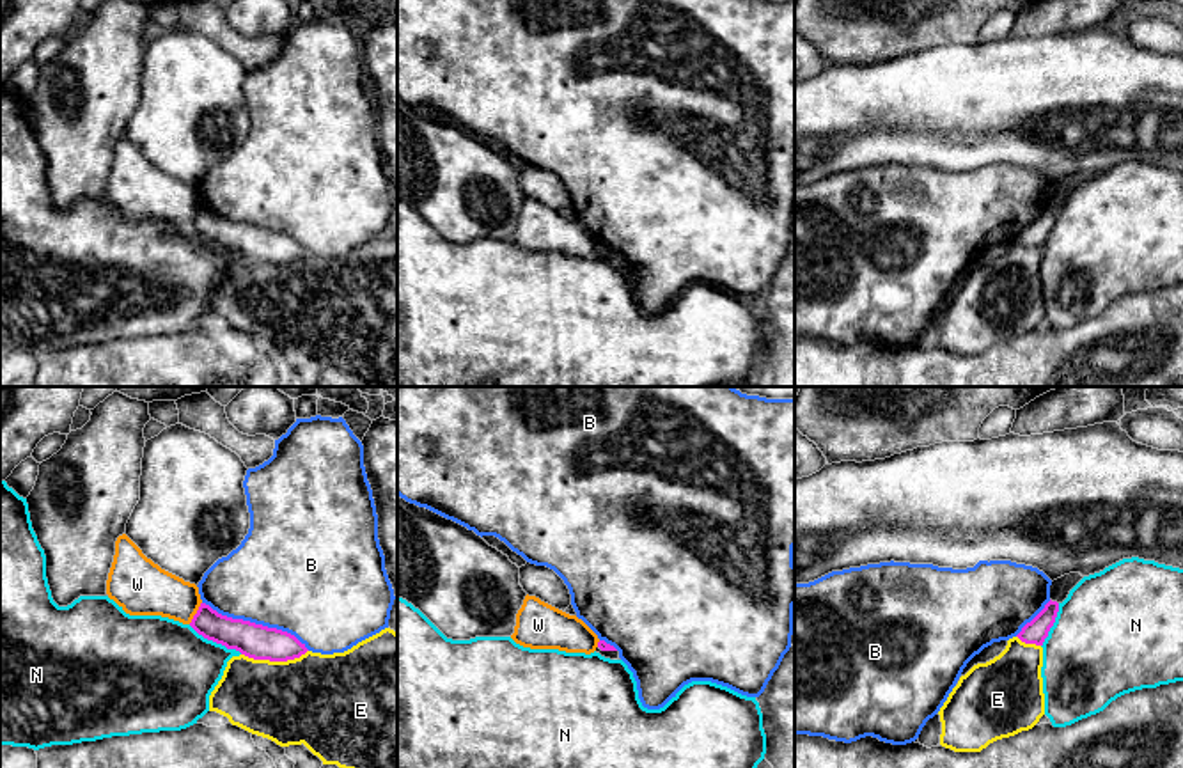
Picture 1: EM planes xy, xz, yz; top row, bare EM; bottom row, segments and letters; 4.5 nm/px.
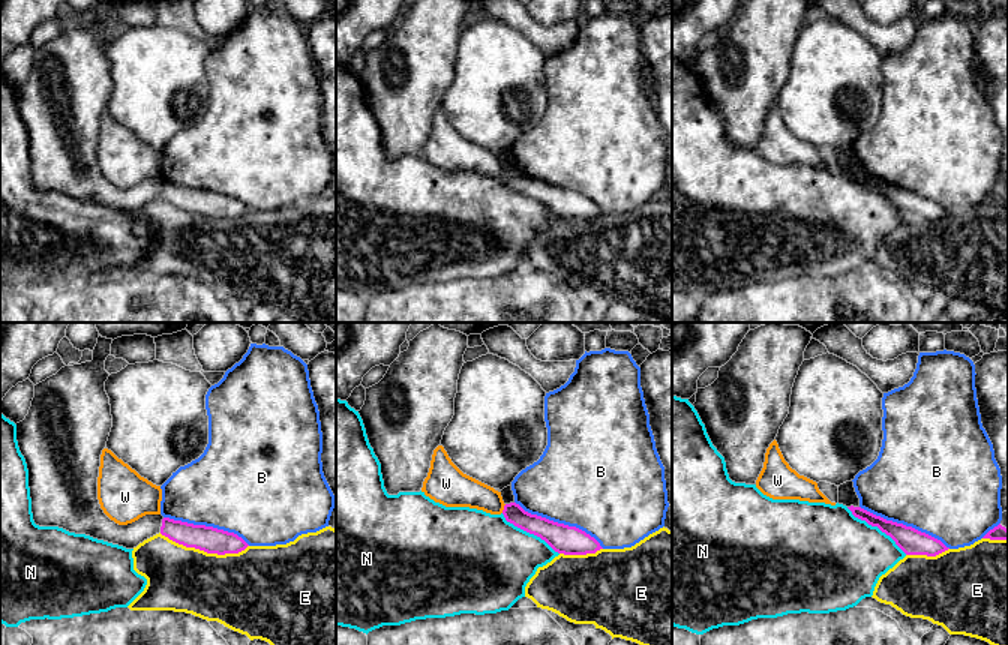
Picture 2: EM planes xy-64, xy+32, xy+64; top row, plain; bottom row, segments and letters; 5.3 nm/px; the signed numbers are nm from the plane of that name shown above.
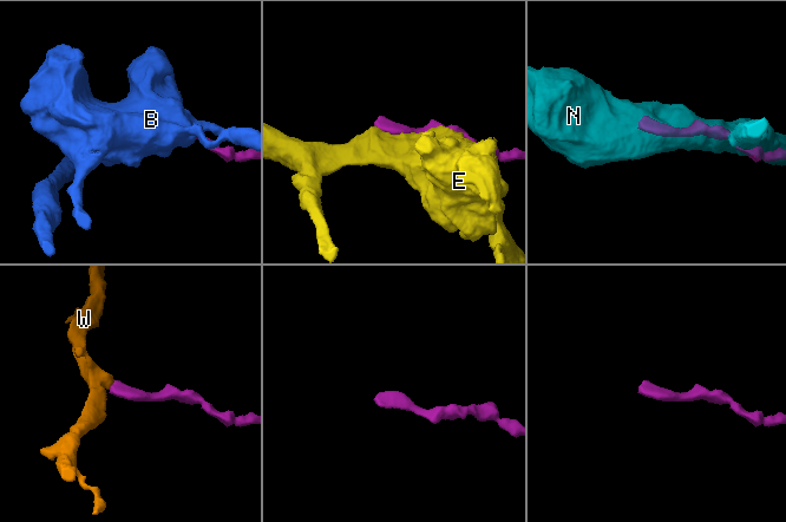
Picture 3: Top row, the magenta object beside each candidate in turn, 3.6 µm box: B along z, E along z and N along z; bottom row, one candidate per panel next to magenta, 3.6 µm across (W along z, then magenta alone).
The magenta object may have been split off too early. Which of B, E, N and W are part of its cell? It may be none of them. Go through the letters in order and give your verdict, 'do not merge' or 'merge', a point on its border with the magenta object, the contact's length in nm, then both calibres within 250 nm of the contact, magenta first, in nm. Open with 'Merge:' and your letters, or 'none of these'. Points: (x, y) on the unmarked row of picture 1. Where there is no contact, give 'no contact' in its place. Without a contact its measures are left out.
Merge: none of these
B: do not merge | xy (254, 226) | 550 nm | 160/480 nm
E: do not merge | xy (274, 263) | 300 nm | 160/400 nm
N: do not merge | xy (215, 243) | 280 nm | 160/420 nm
W: do not merge | xy (197, 215) | 120 nm | 140/240 nm

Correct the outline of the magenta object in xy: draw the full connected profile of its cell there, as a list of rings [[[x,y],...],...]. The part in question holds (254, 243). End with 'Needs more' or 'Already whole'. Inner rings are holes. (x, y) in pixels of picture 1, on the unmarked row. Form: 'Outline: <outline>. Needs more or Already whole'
Outline: [[[200,206],[190,229],[204,241],[254,263],[287,264],[309,254],[287,234],[222,218],[206,206]]]. Already whole

